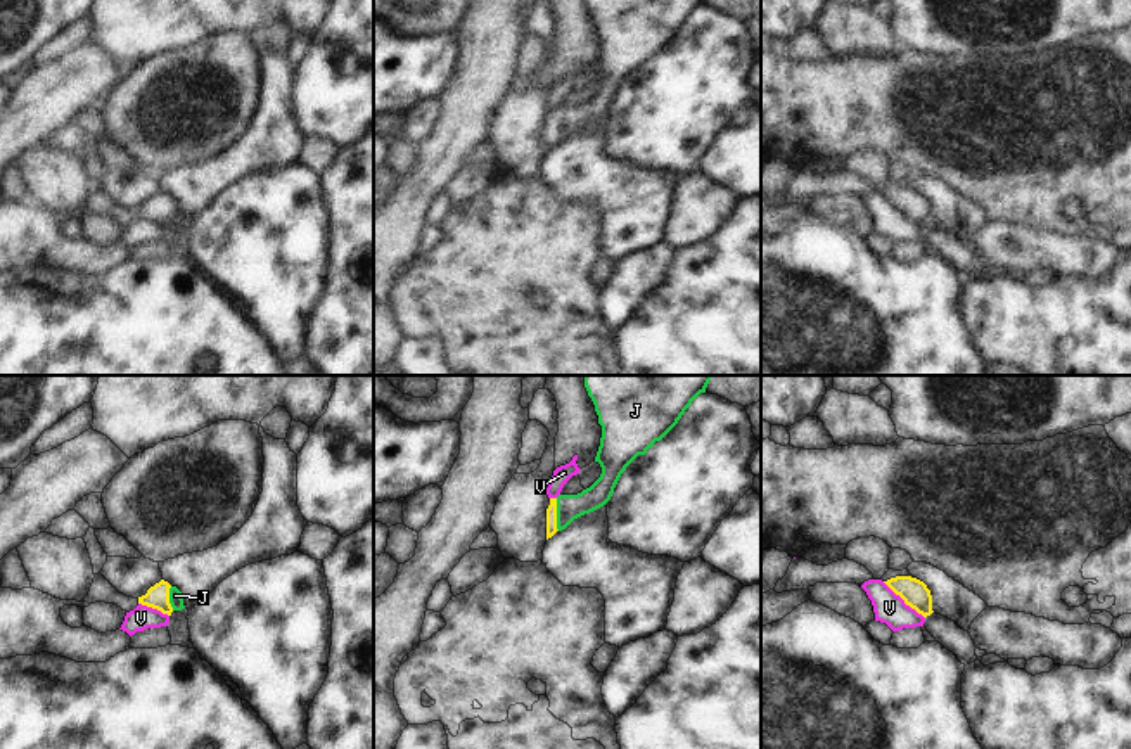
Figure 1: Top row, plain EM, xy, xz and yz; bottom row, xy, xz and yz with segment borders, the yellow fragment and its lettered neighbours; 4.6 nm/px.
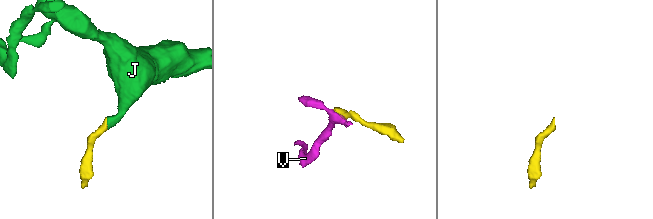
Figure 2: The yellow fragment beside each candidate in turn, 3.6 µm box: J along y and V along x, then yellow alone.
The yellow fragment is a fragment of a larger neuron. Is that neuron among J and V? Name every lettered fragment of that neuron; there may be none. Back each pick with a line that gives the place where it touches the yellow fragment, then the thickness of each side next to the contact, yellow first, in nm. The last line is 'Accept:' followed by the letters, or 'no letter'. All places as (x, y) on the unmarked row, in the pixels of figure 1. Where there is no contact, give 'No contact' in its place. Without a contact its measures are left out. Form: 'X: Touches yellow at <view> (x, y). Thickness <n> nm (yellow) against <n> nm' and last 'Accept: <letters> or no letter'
J: Touches yellow at xz (555, 127). Thickness 50 nm (yellow) against 120 nm
Accept: J

